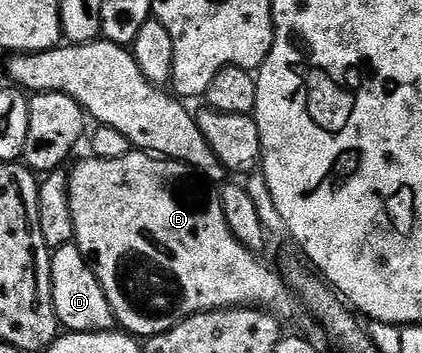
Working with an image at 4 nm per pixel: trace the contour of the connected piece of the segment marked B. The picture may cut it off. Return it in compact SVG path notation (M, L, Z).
M131 153L119 159L89 158L84 160L74 172L71 170L68 175L70 208L74 222L74 243L80 248L90 266L93 267L94 275L100 281L100 285L108 297L115 320L120 324L121 330L135 337L149 337L163 335L166 331L171 331L176 324L183 323L185 319L190 319L194 315L201 315L203 311L257 305L262 309L273 309L275 312L283 313L282 311L288 310L290 306L295 306L295 296L286 286L286 280L282 278L281 274L277 270L269 271L258 260L259 256L238 242L232 229L228 229L228 221L224 217L224 209L222 208L221 194L210 188L212 183L209 178L203 177L187 163L177 163L174 159L155 157L150 153Z

